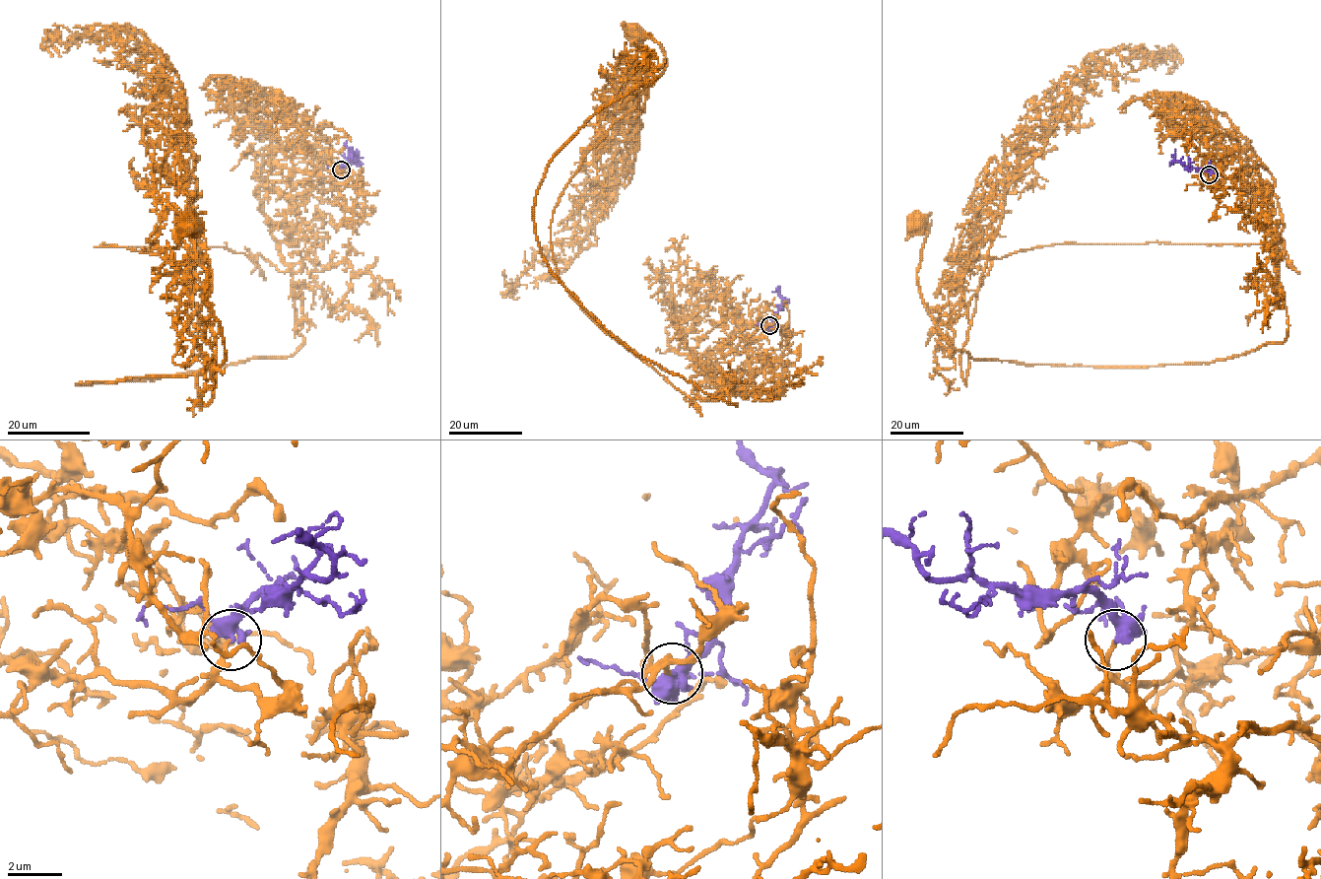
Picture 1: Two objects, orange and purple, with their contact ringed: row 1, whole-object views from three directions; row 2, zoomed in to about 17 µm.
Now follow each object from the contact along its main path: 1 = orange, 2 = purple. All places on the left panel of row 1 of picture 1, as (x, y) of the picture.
1: (342, 169), (251, 175), (292, 279), (293, 354), (77, 383), (225, 360), (189, 226)
2: (342, 169), (346, 162), (357, 159), (346, 146), (347, 141)

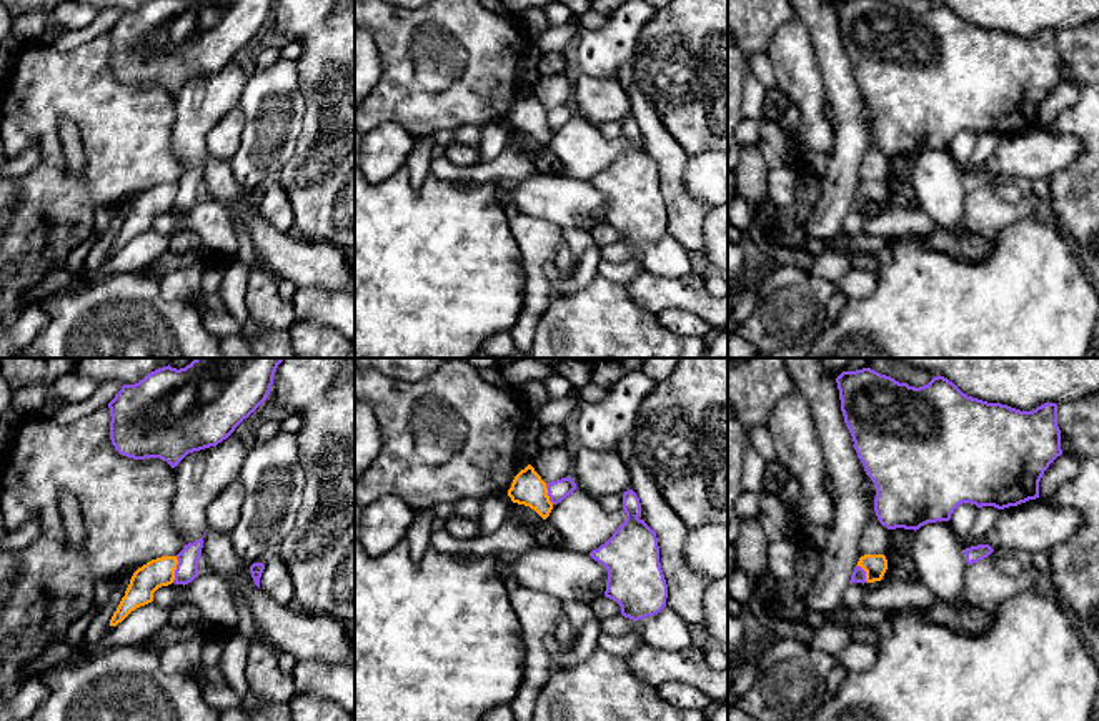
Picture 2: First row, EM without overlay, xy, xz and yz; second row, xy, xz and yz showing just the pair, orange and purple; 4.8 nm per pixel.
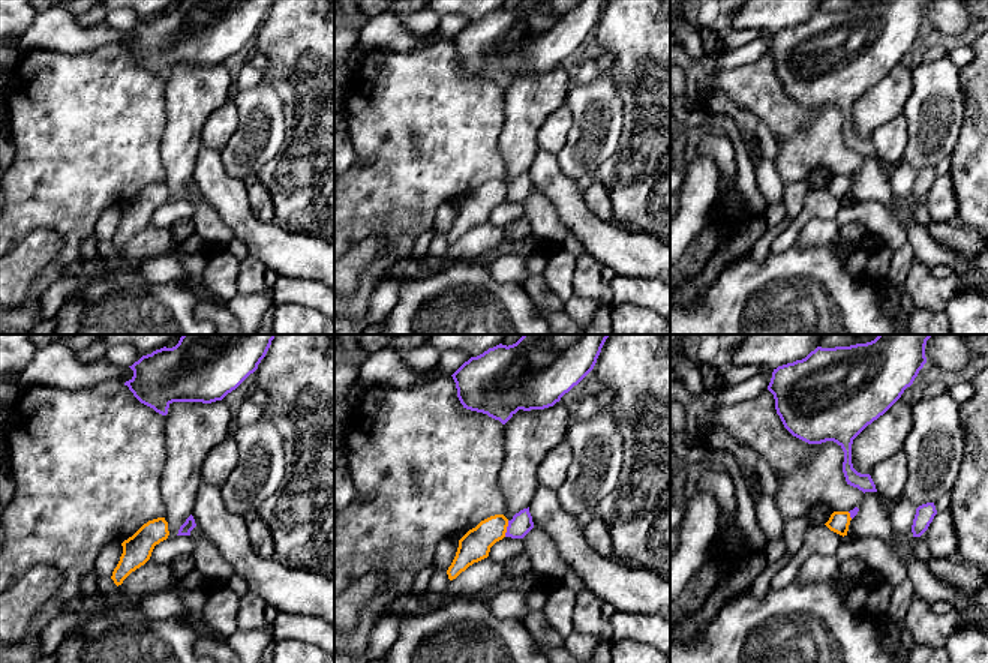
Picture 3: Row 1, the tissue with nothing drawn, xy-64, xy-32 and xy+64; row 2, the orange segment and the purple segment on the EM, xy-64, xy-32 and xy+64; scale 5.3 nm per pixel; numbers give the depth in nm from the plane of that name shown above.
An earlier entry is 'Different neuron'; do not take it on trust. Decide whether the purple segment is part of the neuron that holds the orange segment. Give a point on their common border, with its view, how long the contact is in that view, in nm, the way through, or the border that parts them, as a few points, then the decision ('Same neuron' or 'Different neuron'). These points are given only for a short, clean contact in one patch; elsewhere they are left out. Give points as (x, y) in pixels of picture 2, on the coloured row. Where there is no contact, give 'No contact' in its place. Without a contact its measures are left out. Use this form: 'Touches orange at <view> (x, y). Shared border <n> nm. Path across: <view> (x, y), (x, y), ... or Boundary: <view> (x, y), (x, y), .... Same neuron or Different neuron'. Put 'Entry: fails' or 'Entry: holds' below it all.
Touches orange at xy (174, 570). Shared border 130 nm. Boundary: xy (177, 556), (172, 581). Different neuron
Entry: holds

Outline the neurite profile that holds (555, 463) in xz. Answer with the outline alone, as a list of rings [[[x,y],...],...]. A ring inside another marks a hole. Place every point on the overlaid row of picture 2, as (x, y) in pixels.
[[[556,446],[550,450],[540,450],[536,458],[531,461],[531,466],[545,483],[551,483],[571,475],[573,460],[564,446]]]

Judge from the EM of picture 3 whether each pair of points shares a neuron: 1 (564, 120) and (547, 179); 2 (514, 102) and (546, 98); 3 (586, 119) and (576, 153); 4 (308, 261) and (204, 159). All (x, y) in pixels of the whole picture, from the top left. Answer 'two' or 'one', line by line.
1: two
2: one
3: one
4: one

